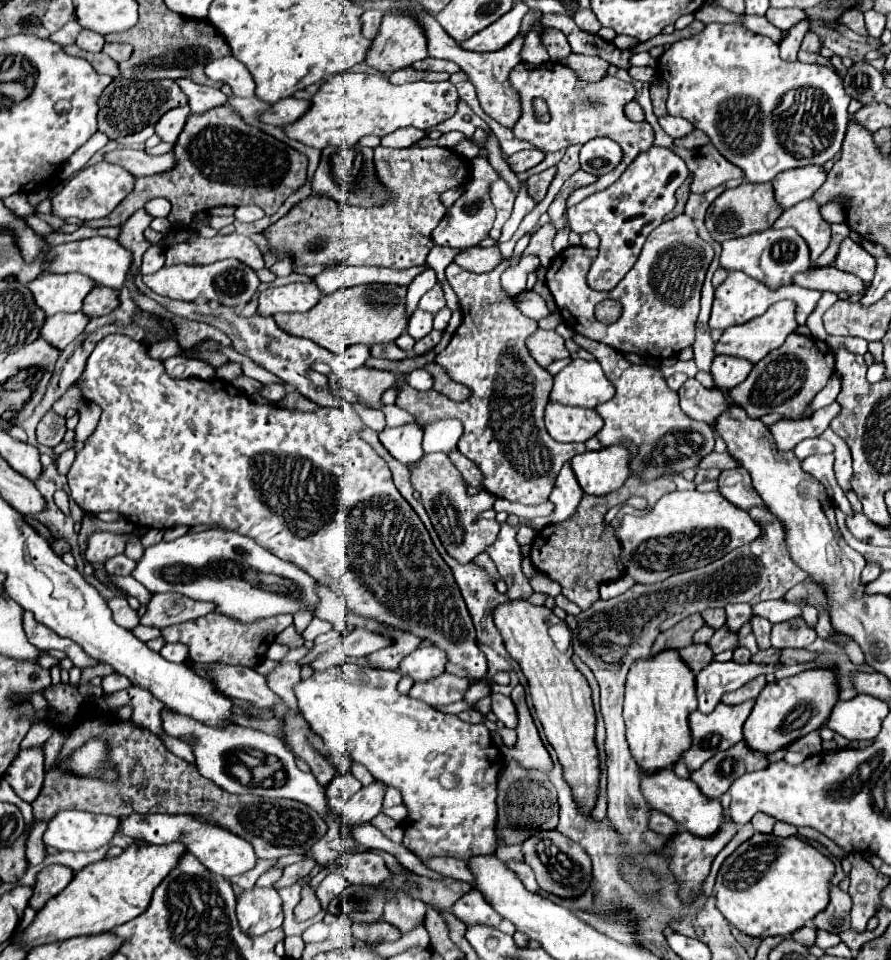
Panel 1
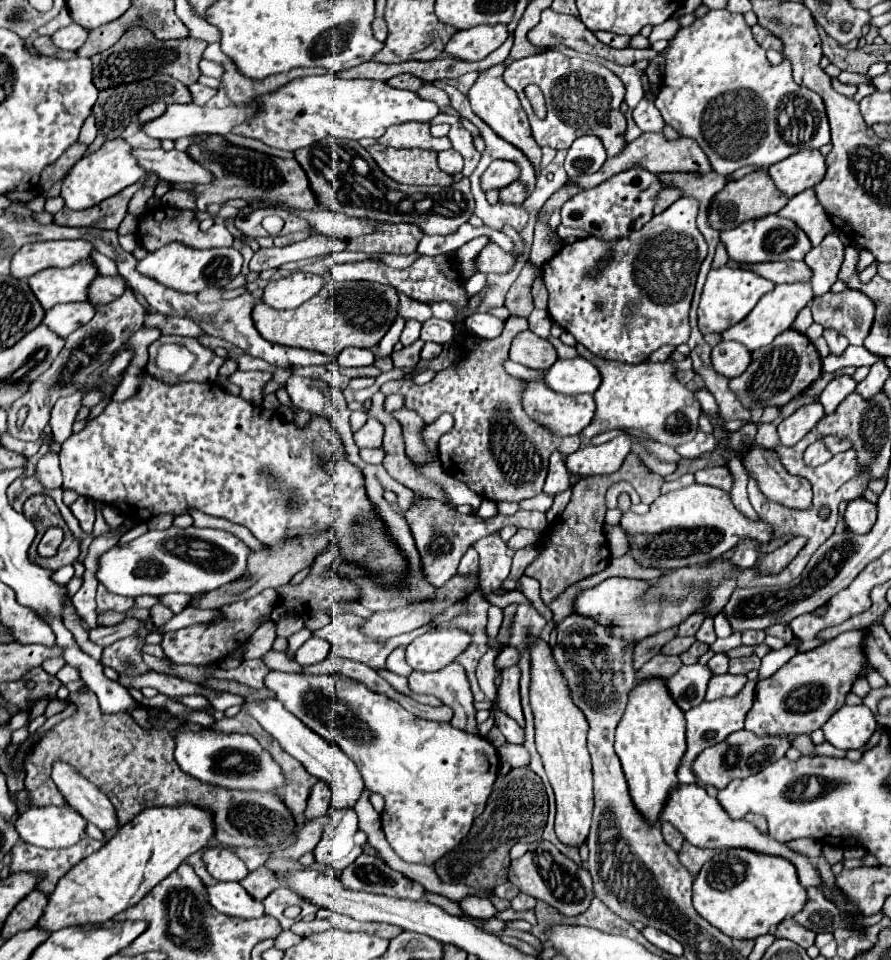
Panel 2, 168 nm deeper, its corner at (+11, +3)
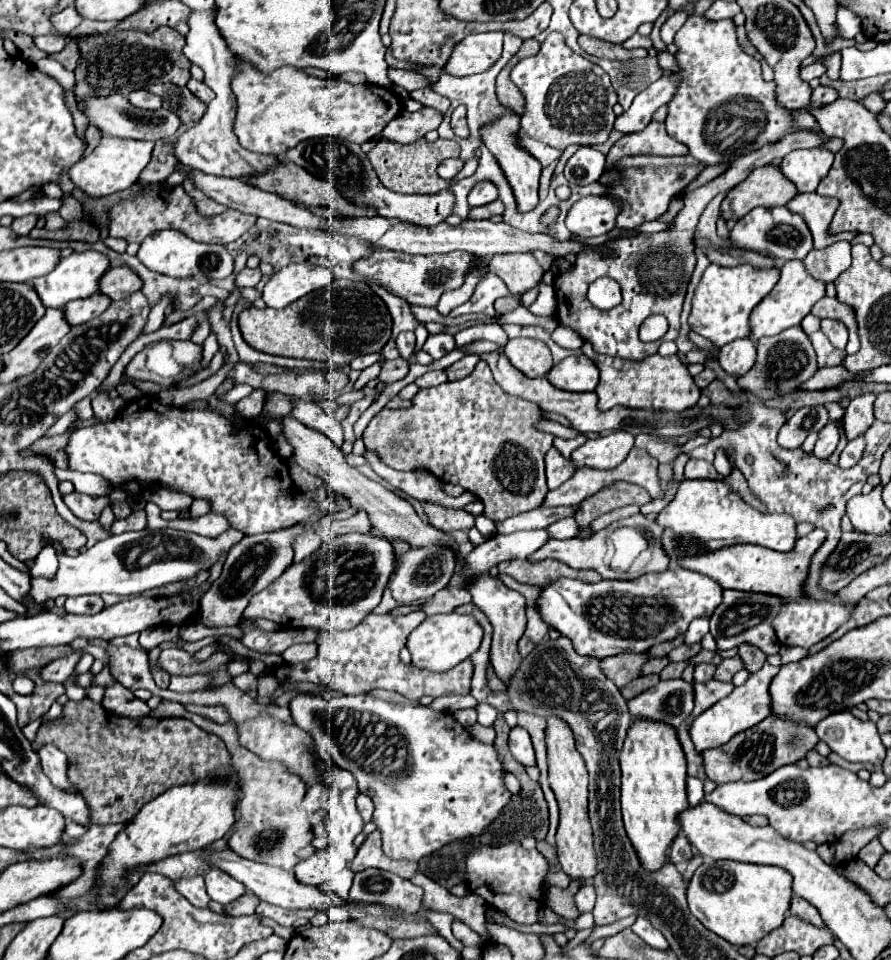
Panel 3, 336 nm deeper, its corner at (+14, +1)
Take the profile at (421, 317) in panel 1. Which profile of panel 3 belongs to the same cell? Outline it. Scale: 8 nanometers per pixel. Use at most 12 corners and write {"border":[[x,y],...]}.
{"border":[[402,332],[396,338],[404,360],[414,354],[414,332]]}

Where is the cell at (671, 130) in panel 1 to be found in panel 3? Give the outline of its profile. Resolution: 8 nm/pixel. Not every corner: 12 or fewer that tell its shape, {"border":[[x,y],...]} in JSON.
{"border":[[664,74],[616,118],[622,134],[644,130],[652,114],[668,104],[680,84]]}

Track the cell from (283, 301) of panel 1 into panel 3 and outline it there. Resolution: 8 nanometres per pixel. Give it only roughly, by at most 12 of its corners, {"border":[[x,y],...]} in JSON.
{"border":[[288,264],[264,286],[264,302],[284,308],[334,280],[328,268]]}

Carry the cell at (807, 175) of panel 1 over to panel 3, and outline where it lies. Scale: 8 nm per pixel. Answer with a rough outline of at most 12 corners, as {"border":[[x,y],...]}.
{"border":[[792,150],[780,168],[798,192],[816,192],[834,152]]}

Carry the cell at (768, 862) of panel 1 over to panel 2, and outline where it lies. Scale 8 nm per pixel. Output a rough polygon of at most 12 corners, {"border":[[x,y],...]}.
{"border":[[721,850],[693,906],[729,938],[757,938],[803,910],[783,856]]}

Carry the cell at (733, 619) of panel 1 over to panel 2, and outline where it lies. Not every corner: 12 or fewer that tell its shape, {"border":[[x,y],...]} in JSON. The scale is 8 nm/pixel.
{"border":[[713,616],[705,620],[695,634],[699,642],[713,644],[715,630],[713,630]]}

